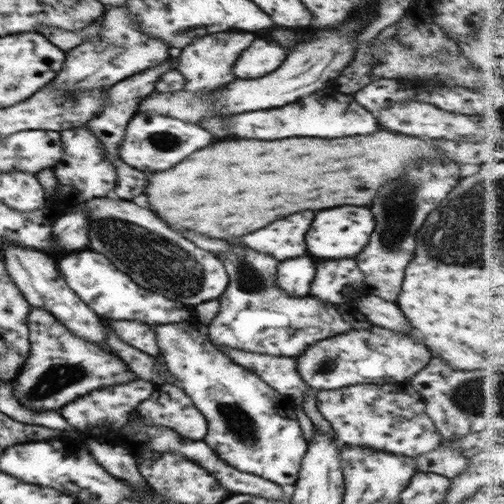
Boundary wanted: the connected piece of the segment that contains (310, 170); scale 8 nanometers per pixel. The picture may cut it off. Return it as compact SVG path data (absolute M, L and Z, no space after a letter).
M378 130L370 136L360 138L284 138L284 142L260 142L260 140L226 140L196 150L178 166L172 166L166 172L154 172L148 176L146 198L152 210L162 218L170 228L190 230L210 238L230 240L234 236L256 232L270 222L294 214L296 210L324 210L344 204L370 204L376 190L388 180L400 178L404 164L416 158L438 158L446 160L436 152L434 144L428 144L420 138L392 134Z

